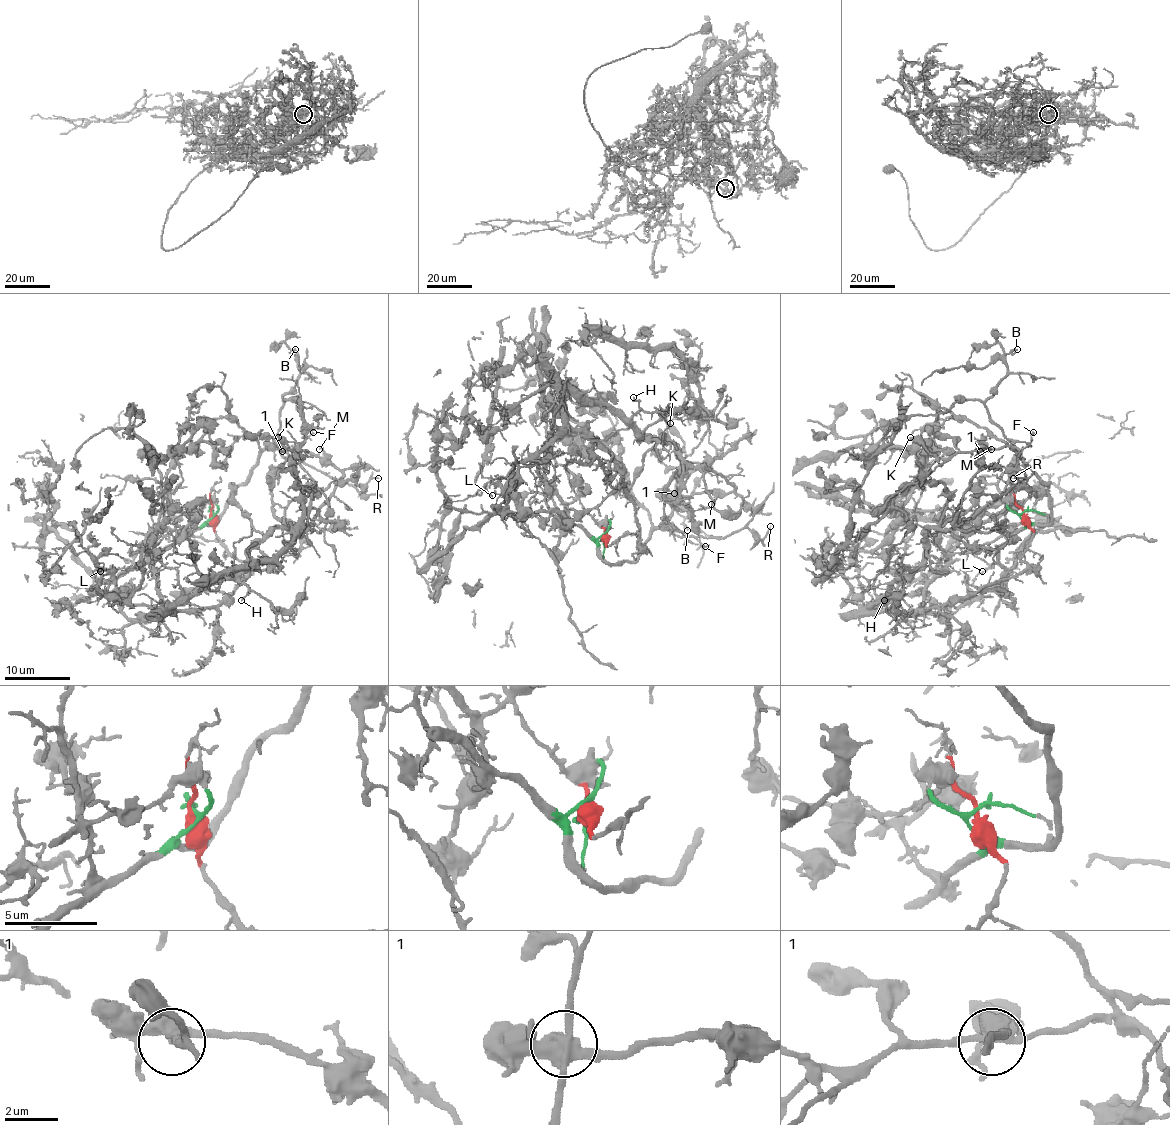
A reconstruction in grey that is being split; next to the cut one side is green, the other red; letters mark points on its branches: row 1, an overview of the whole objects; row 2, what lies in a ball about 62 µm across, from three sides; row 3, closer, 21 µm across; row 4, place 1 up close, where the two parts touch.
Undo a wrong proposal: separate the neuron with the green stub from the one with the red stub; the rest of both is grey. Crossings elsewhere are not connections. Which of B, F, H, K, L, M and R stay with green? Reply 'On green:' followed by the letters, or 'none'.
On green: B, F, K, R

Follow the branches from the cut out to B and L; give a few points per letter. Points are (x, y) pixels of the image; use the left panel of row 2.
B: (212, 512), (215, 522), (228, 495), (274, 442), (282, 398), (299, 375), (295, 349)
L: (212, 512), (215, 536), (246, 564), (243, 580), (214, 606), (129, 618), (106, 582), (93, 582), (99, 571)

